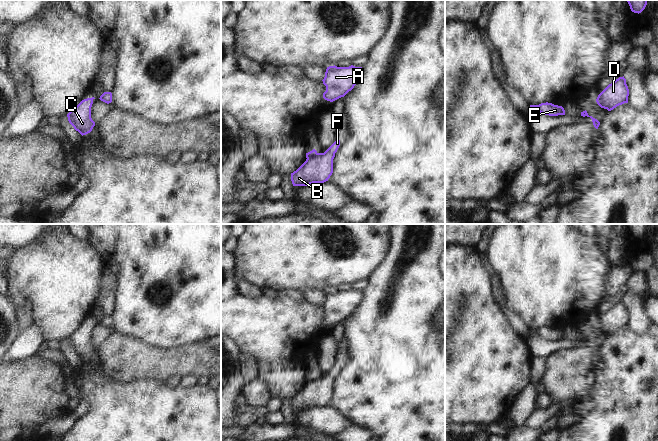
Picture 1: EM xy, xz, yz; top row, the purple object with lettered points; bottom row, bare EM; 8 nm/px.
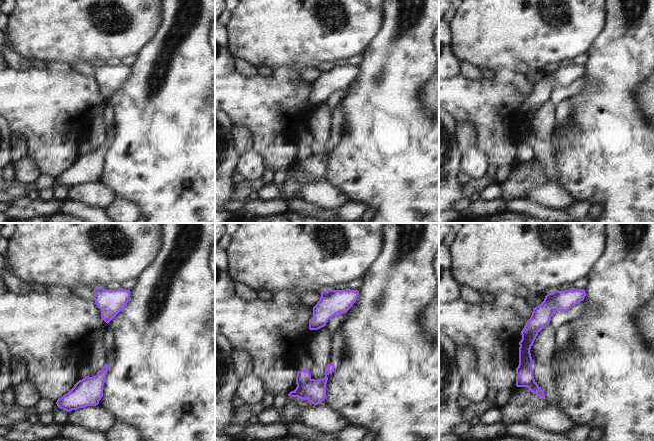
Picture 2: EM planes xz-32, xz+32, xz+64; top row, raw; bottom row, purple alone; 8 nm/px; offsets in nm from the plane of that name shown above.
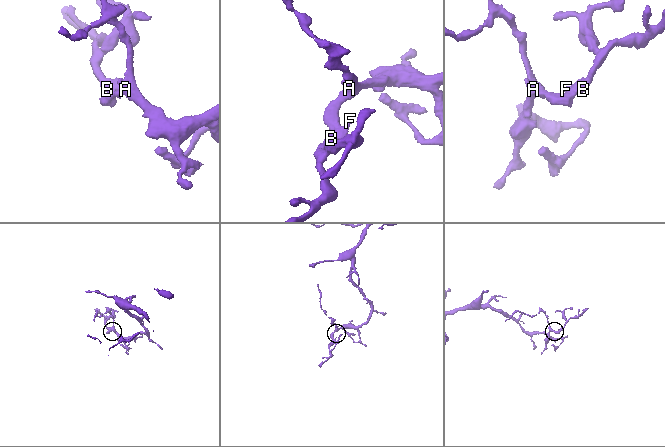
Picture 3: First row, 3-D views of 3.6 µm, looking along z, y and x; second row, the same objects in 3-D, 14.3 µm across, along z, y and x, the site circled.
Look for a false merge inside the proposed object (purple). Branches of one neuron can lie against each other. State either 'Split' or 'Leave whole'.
Split.

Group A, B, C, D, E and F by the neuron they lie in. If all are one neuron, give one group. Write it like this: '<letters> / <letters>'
A C E / B D F

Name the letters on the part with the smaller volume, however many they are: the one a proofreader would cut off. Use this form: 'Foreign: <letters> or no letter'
Foreign: B, D, F

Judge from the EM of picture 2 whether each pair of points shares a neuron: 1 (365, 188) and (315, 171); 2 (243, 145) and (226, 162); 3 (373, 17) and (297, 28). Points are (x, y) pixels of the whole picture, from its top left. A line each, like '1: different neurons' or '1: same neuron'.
1: different neurons
2: different neurons
3: same neuron

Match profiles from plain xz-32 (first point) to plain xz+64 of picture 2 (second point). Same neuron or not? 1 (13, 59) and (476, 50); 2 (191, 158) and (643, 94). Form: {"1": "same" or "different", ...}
{"1": "different", "2": "different"}

